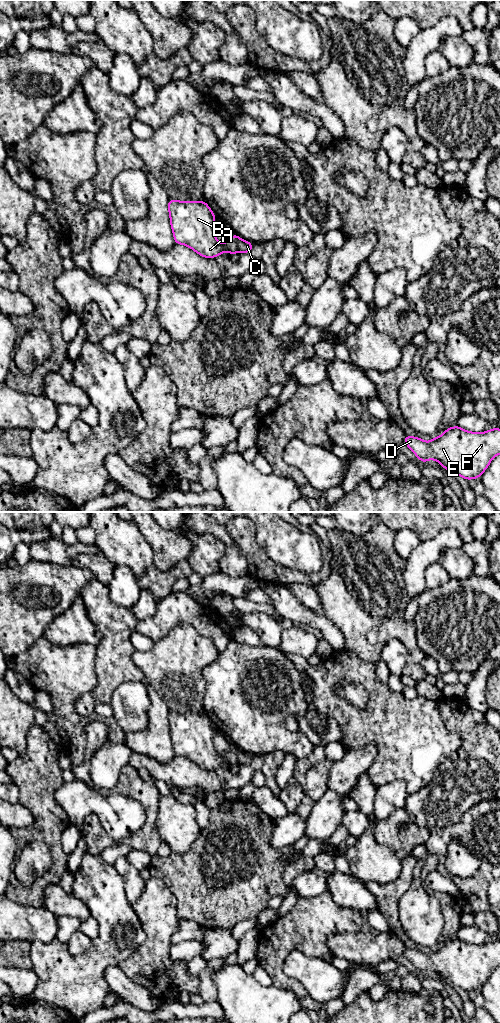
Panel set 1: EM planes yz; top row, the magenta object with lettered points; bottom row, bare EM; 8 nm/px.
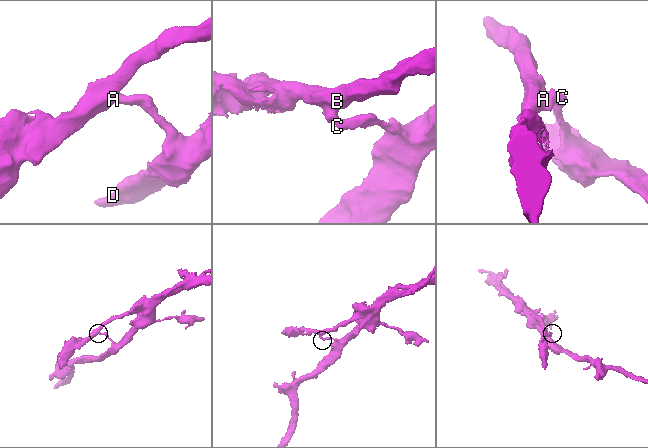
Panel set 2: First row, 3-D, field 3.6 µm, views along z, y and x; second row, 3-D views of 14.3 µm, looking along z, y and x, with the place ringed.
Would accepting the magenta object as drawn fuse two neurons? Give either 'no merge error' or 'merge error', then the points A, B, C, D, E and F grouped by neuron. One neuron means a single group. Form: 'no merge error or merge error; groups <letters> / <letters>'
merge error; groups A B / C D E F

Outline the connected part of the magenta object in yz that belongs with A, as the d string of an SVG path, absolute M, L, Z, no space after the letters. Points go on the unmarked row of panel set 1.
M169 711L168 723L176 756L186 757L204 770L215 770L223 764L239 765L236 746L225 756L217 753L213 742L216 729L205 713Z

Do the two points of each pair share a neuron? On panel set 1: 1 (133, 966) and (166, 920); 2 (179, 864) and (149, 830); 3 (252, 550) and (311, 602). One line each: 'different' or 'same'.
1: same
2: different
3: different

